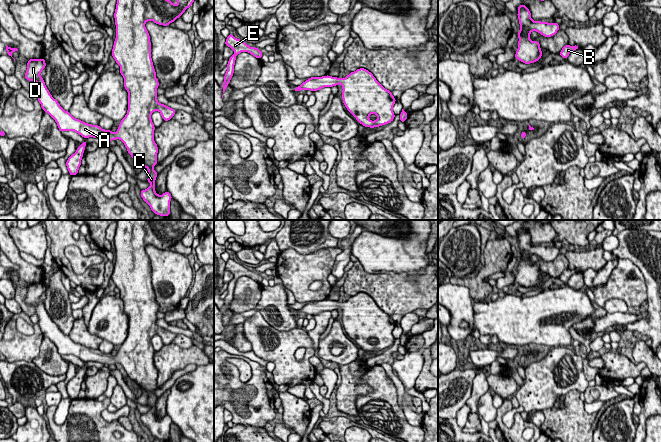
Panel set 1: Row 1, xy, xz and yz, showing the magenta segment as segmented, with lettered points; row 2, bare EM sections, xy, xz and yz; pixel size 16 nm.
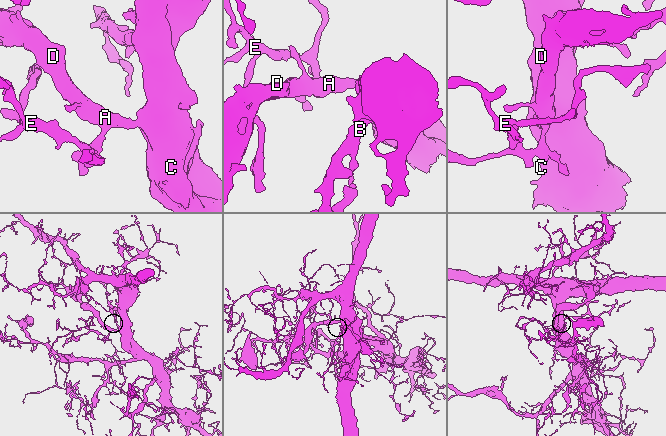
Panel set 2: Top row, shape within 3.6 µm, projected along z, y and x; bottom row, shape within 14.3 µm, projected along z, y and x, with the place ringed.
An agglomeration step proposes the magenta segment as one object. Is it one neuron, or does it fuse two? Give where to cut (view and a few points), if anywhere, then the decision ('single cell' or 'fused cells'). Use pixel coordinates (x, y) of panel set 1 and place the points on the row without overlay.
no cut; single cell

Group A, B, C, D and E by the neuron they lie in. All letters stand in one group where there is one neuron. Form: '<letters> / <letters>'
A B C D E

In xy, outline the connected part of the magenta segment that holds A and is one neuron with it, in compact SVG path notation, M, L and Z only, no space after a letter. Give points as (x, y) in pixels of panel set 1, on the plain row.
M117 220L117 228L114 237L116 249L116 262L112 273L112 280L120 290L120 298L124 302L124 312L128 316L128 334L125 341L120 345L117 355L102 353L99 349L85 347L74 342L69 335L65 335L58 325L52 321L47 313L44 303L40 300L42 294L46 291L45 283L29 283L25 303L36 306L36 315L39 318L38 325L44 336L48 337L57 347L58 353L63 355L74 355L83 362L99 362L102 364L121 364L127 376L131 381L137 384L142 392L148 393L147 406L150 410L141 414L141 421L150 430L153 437L167 441L170 439L171 418L166 415L158 419L155 415L155 404L158 397L153 393L157 386L158 370L154 365L155 350L151 339L154 335L159 335L164 345L169 345L175 339L176 334L157 325L157 312L159 305L156 302L156 296L151 282L150 259L145 251L147 245L153 245L158 249L168 250L177 242L181 241L185 234L192 230L196 220L176 220L174 223L177 229L169 223L161 220Z

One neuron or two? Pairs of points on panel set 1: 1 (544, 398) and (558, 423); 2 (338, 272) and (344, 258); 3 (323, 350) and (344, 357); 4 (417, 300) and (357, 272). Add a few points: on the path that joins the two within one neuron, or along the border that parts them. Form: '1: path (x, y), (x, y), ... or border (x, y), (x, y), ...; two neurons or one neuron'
1: border (559, 394), (552, 406), (533, 409), (528, 412); two neurons
2: path (338, 269), (341, 261); one neuron
3: path (328, 355), (331, 358), (339, 358); one neuron
4: path (402, 294), (393, 293), (372, 284); one neuron

